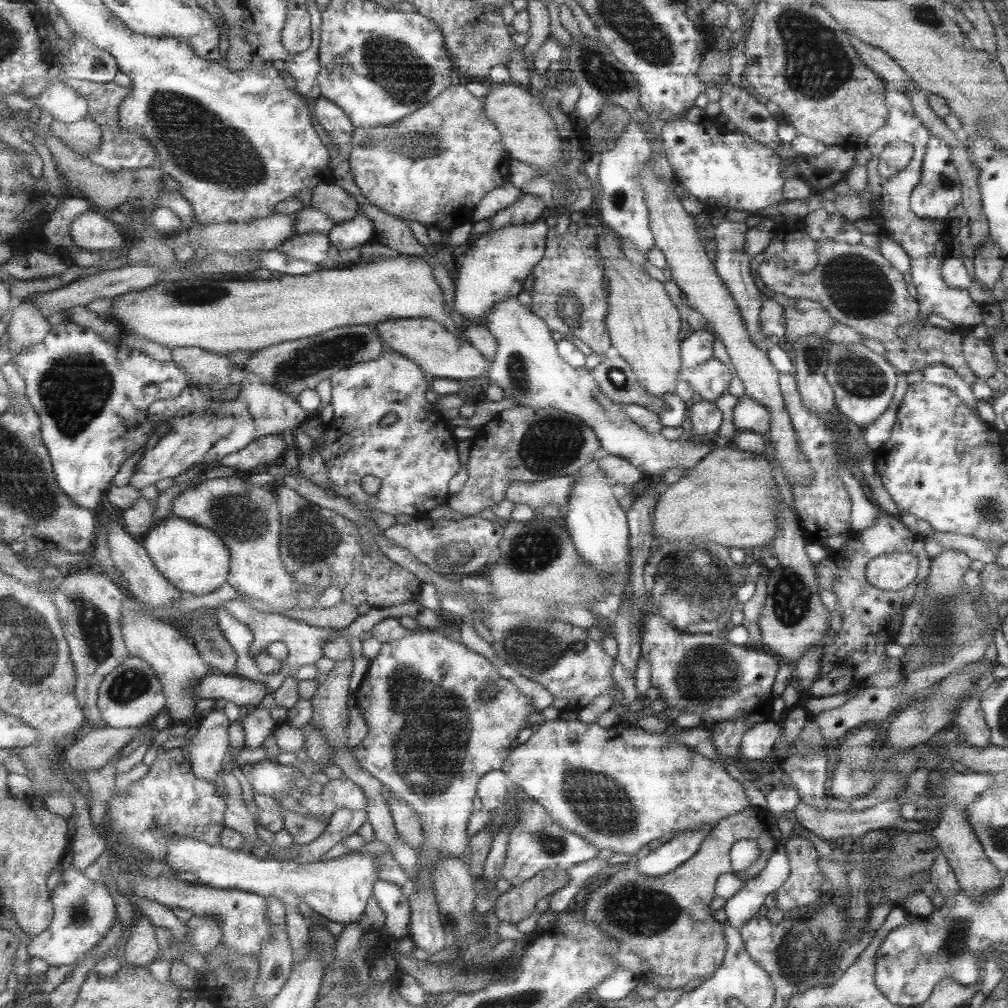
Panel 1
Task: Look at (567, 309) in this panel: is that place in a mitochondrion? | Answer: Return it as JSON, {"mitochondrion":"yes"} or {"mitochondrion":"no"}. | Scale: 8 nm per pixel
{"mitochondrion":"yes"}

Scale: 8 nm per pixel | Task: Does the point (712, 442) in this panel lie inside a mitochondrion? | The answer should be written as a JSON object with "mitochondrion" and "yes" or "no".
{"mitochondrion":"no"}

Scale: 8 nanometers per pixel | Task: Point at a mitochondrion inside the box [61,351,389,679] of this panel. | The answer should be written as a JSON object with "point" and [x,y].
{"point":[242,520]}

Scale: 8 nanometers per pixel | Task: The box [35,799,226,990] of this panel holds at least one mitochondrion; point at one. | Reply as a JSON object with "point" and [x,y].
{"point":[79,913]}

